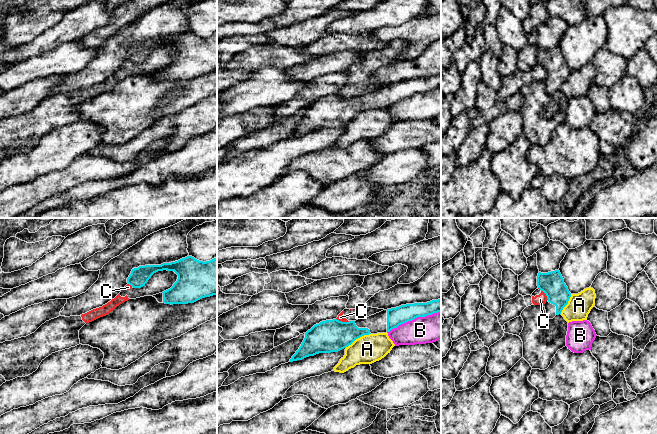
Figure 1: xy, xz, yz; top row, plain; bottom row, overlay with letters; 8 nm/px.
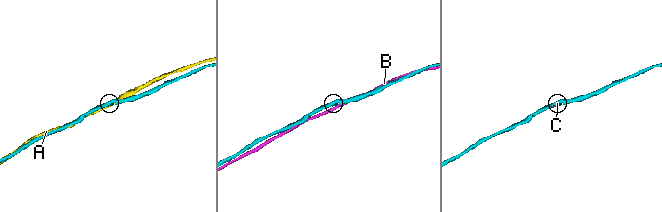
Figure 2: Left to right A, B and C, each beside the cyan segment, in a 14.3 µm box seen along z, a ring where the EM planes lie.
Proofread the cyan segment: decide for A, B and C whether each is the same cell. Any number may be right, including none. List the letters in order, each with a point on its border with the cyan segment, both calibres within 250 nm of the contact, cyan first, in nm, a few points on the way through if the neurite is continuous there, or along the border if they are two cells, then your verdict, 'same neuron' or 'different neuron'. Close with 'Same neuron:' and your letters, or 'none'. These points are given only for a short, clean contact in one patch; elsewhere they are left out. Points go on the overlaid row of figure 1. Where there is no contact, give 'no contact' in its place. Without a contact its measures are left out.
A: meets cyan in xz at (357, 338); 260 nm thick on the cyan side, 220 nm on the other; different neuron
B: meets cyan in xz at (413, 319); 140 nm thick on the cyan side, 220 nm on the other; different neuron
C: meets cyan in xz at (343, 322); 260 nm thick on the cyan side, 50 nm on the other; different neuron
Same neuron: none

